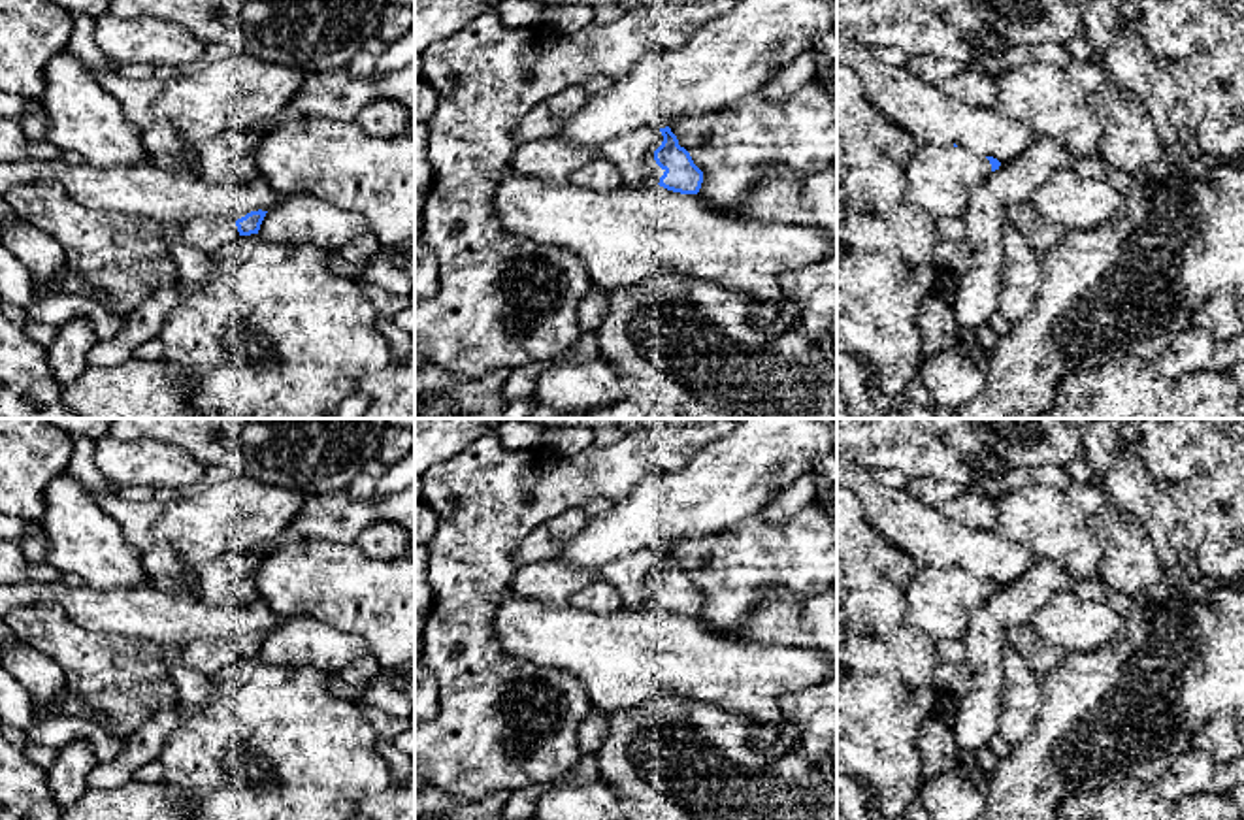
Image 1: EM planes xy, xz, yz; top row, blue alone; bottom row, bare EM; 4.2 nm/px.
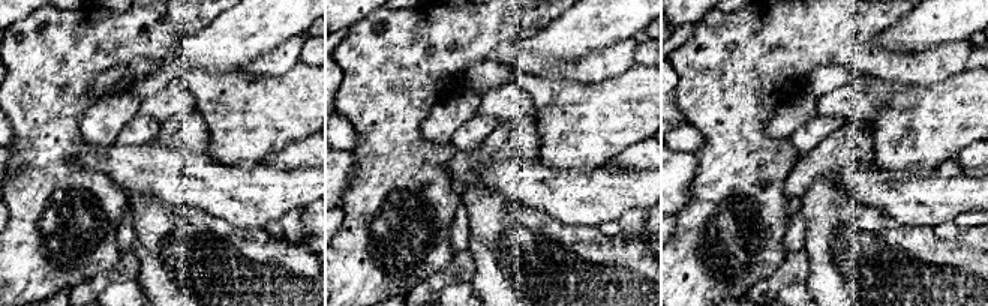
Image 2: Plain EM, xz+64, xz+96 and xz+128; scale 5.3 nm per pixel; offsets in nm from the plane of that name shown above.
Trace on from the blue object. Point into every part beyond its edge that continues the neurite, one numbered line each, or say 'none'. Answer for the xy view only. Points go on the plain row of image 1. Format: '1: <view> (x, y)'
1: xy (210, 656)

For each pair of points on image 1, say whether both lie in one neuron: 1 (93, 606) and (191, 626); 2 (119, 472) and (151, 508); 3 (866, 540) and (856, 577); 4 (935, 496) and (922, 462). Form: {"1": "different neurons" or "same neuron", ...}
{"1": "same neuron", "2": "different neurons", "3": "different neurons", "4": "different neurons"}

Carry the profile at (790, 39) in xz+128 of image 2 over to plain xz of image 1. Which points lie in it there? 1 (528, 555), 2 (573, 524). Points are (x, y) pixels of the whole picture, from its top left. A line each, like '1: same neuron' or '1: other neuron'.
1: other neuron
2: other neuron

